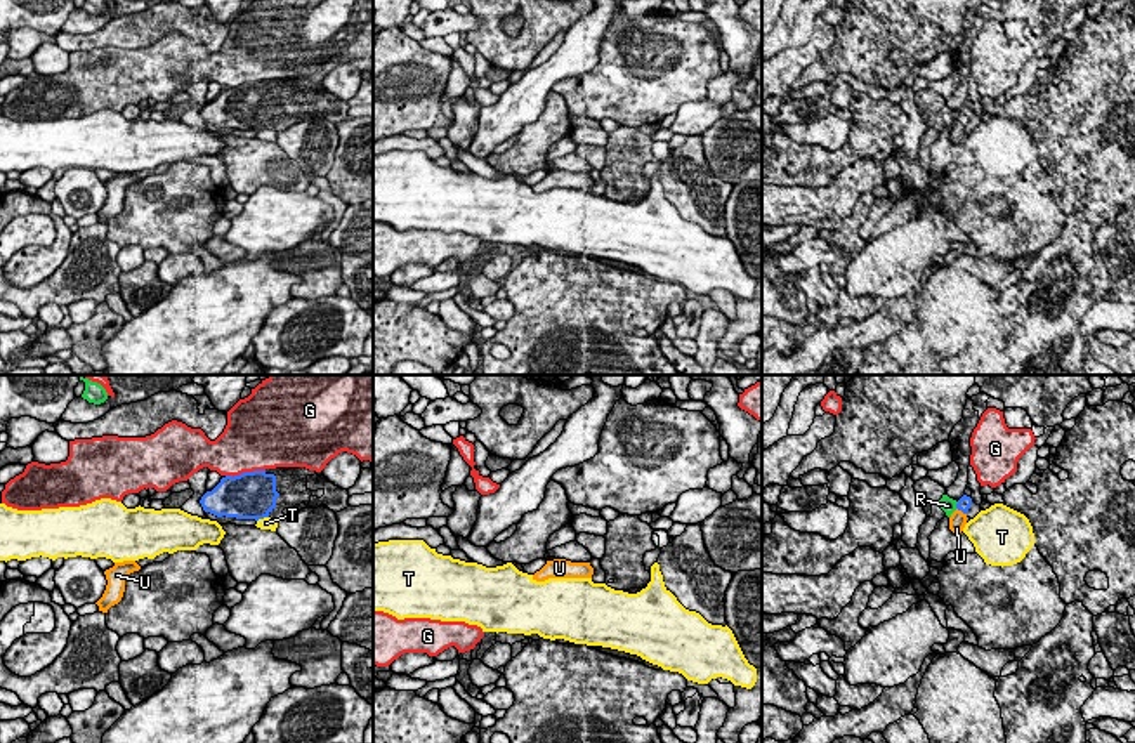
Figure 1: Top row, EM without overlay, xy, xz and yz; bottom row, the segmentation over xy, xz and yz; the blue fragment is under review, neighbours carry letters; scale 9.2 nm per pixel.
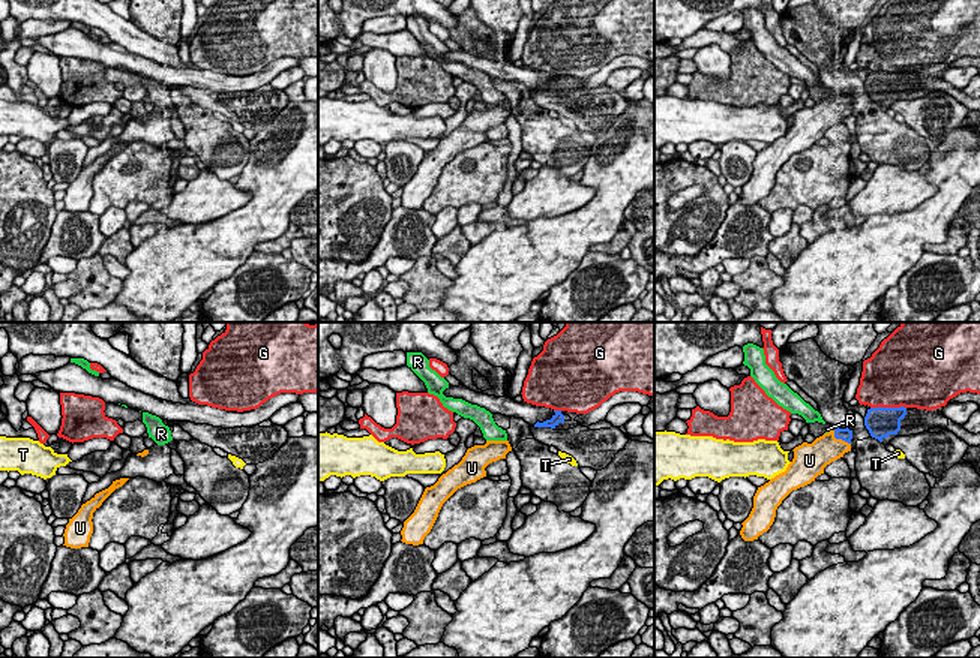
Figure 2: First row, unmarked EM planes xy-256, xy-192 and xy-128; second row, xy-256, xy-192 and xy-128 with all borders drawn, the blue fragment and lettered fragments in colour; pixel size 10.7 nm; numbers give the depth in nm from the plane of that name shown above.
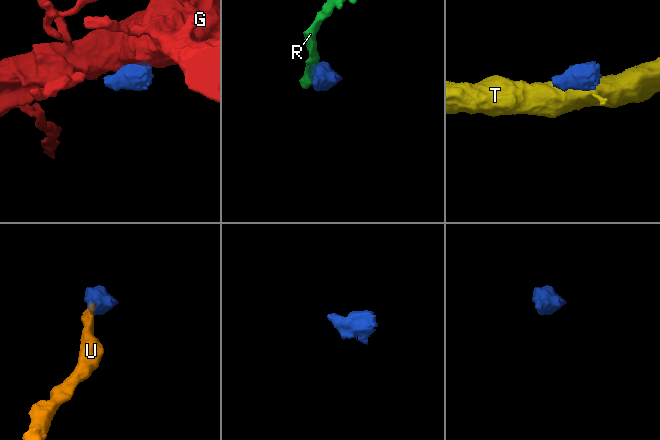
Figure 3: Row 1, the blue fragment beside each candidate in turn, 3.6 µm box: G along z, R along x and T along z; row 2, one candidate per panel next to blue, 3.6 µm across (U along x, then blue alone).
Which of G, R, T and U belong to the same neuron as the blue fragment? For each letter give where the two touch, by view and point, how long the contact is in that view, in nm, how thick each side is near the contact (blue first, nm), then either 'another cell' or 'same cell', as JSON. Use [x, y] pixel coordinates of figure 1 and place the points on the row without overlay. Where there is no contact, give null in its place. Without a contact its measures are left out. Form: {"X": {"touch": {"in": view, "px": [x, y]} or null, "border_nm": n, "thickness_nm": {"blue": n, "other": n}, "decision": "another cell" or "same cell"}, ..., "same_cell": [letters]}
{"G": {"touch": {"in": "xy", "px": [245, 84]}, "border_nm": 380, "thickness_nm": {"blue": 440, "other": 480}, "decision": "another cell"}, "R": {"touch": {"in": "yz", "px": [957, 117]}, "border_nm": 70, "thickness_nm": {"blue": 130, "other": 140}, "decision": "another cell"}, "T": {"touch": {"in": "xy", "px": [262, 129]}, "border_nm": 120, "thickness_nm": {"blue": 440, "other": 120}, "decision": "another cell"}, "U": {"touch": {"in": "yz", "px": [962, 122]}, "border_nm": 120, "thickness_nm": {"blue": 130, "other": 160}, "decision": "same cell"}, "same_cell": ["U"]}

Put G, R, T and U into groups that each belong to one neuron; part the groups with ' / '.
G / R / T / U

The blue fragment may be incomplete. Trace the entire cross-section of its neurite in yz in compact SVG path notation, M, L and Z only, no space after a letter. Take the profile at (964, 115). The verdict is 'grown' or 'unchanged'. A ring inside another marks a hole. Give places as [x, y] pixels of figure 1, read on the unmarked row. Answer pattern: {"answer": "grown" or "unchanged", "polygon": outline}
{"answer": "grown", "polygon": "M963 106L958 115L956 115L956 122L951 125L949 128L949 141L953 144L961 144L965 135L967 135L967 123L972 116L972 109Z"}

